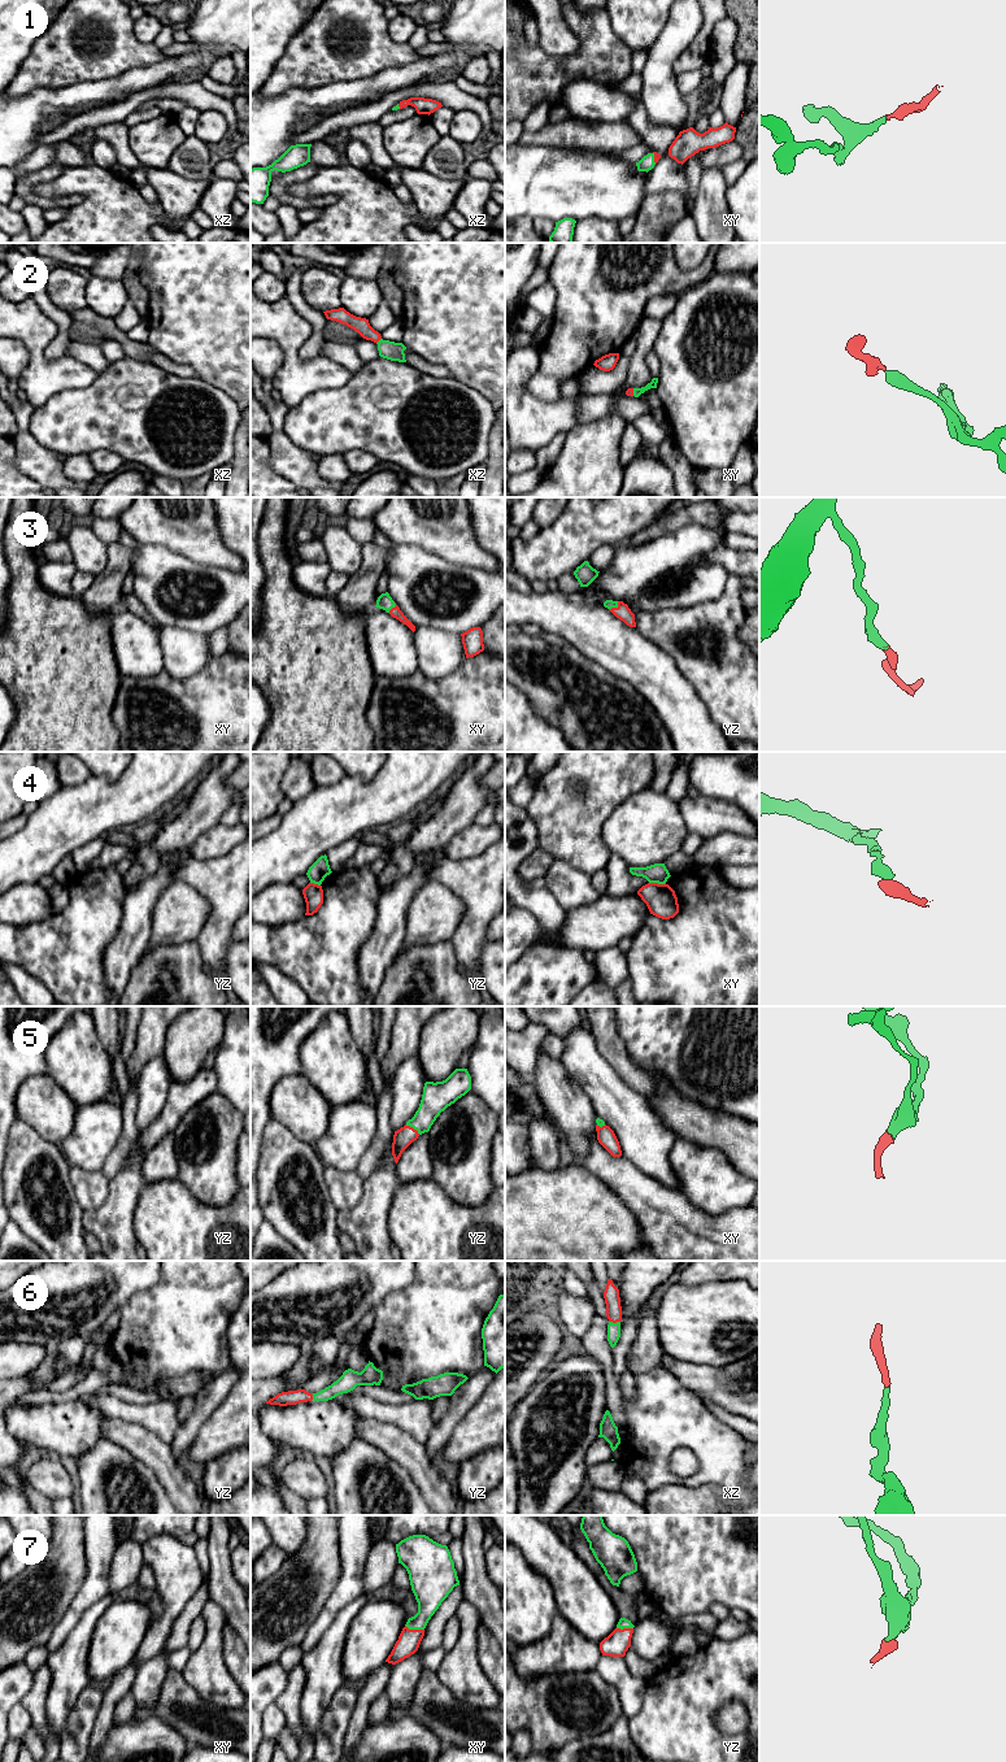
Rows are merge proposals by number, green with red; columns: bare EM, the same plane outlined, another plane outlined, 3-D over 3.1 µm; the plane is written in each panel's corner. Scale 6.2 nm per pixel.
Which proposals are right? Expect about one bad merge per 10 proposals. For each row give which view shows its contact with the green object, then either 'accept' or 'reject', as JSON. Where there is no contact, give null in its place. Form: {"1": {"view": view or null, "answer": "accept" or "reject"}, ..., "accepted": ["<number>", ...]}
{"1": {"view": "xy", "answer": "accept"}, "2": {"view": "xz", "answer": "accept"}, "3": {"view": "yz", "answer": "accept"}, "4": {"view": "xy", "answer": "reject"}, "5": {"view": "yz", "answer": "accept"}, "6": {"view": "xz", "answer": "accept"}, "7": {"view": "xy", "answer": "accept"}, "accepted": ["1", "2", "3", "5", "6", "7"]}

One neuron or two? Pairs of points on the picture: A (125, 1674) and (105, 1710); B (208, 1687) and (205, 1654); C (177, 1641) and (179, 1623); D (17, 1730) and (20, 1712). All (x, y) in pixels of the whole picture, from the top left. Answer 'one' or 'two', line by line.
A: one
B: one
C: one
D: one

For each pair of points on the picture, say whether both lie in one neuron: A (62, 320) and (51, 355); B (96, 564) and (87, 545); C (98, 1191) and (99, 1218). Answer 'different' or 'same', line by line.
A: same
B: same
C: different

